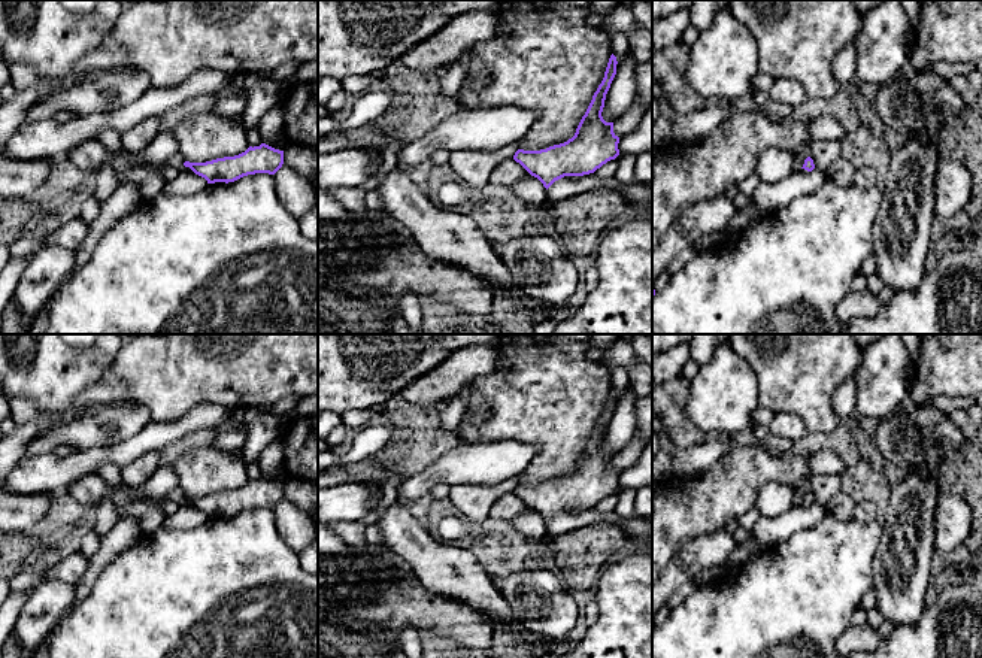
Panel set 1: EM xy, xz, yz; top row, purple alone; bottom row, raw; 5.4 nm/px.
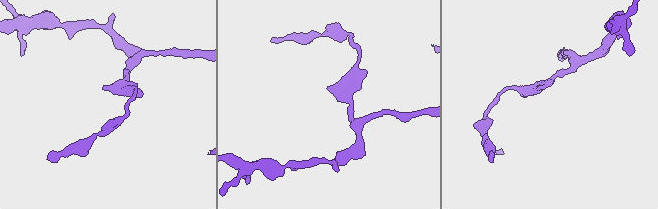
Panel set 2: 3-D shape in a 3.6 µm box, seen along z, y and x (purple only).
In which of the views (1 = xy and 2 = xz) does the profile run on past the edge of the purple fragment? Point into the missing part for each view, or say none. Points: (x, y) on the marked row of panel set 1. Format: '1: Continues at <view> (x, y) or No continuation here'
1: No continuation here
2: No continuation here

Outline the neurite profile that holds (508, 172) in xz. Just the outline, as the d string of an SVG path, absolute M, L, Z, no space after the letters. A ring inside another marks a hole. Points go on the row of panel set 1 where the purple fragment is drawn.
M506 158L495 166L491 172L488 184L491 187L503 185L512 187L521 179L527 179L531 175L513 158Z

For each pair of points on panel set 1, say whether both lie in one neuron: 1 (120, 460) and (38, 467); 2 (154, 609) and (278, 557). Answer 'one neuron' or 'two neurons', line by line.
1: one neuron
2: one neuron

